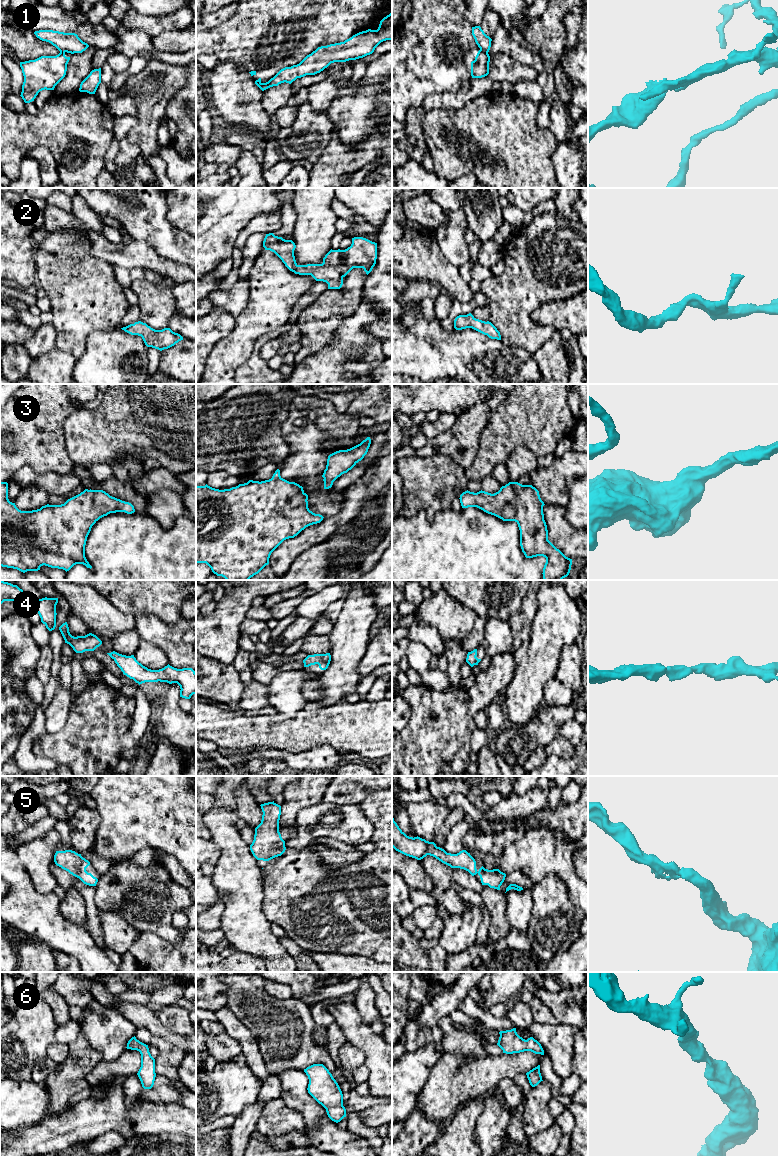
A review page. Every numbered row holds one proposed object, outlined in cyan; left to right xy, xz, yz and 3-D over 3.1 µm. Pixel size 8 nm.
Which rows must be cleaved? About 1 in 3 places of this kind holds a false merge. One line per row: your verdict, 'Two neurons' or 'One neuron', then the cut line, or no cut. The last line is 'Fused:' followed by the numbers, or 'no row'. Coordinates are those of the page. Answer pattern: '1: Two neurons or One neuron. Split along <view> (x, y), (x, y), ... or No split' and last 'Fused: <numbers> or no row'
1: Two neurons. Split along yz (480, 48), (487, 53)
2: One neuron. No split
3: One neuron. No split
4: One neuron. No split
5: One neuron. No split
6: One neuron. No split
Fused: 1

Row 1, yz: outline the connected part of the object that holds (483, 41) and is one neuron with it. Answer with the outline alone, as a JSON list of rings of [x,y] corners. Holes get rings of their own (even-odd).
[[[480,26],[472,27],[472,35],[478,47],[482,51],[488,53],[491,47],[492,39],[484,33]]]

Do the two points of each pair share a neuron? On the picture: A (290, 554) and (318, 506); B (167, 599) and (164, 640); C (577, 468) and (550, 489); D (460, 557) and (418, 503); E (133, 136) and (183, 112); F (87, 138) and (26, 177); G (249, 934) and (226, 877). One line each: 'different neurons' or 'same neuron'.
A: different neurons
B: different neurons
C: same neuron
D: different neurons
E: different neurons
F: different neurons
G: same neuron

